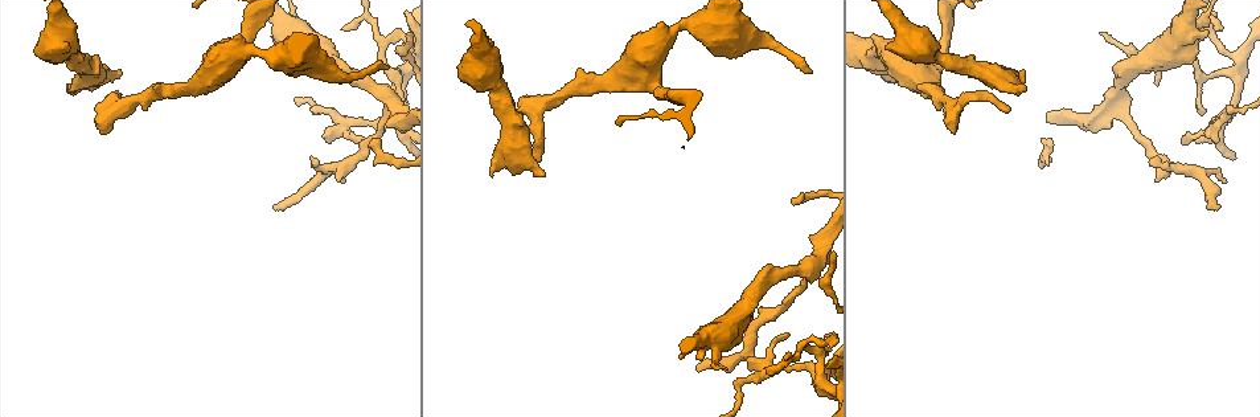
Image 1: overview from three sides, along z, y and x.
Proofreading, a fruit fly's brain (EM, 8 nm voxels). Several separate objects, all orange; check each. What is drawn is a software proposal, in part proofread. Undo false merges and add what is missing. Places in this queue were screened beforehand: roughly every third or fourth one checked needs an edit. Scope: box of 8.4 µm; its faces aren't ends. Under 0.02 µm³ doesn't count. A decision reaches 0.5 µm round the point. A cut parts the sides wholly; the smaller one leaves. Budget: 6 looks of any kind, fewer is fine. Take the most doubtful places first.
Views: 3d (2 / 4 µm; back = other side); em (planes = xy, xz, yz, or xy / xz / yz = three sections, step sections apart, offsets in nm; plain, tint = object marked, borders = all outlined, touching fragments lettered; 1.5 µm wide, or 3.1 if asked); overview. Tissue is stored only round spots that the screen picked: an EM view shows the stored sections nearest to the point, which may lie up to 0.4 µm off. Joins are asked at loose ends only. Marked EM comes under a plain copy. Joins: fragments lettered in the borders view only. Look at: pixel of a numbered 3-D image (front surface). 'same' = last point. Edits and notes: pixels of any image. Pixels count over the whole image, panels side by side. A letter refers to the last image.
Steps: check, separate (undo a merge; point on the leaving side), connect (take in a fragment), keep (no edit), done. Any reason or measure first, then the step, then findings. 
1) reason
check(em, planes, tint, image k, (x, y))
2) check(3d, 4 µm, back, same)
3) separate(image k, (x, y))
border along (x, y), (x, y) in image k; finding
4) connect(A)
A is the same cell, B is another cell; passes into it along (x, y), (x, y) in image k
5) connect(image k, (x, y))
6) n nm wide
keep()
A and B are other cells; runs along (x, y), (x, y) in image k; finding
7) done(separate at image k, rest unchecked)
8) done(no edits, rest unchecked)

branch stops here
check(3d, 2 µm, image 1, (387, 65))

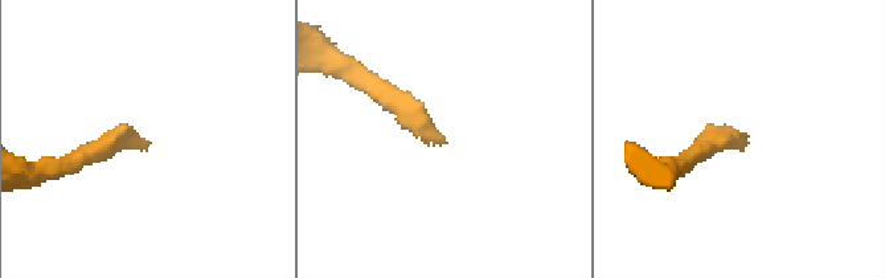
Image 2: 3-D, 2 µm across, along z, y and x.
need the tissue
check(em, xz, step 8, borders, image 2, (743, 144))

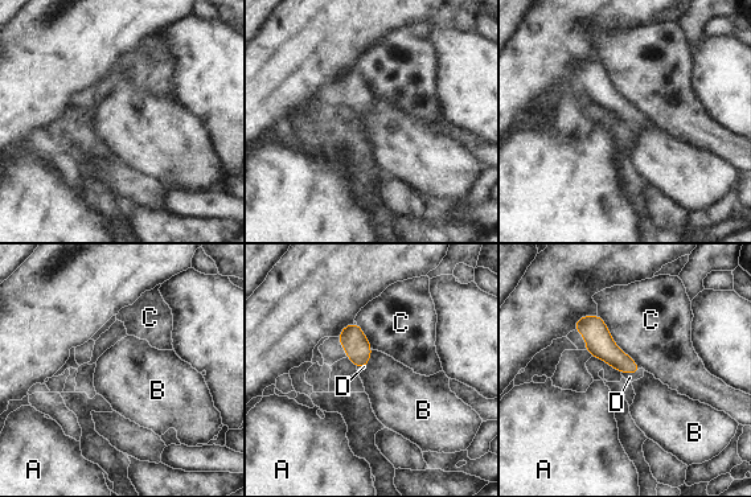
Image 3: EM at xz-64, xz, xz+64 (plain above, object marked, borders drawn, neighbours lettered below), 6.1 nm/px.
120 nm wide
connect(D)
D is the same cell, A, B and C are other cells; passes into it along (602, 345), (632, 373), (630, 377) in image 3; the neuron continues

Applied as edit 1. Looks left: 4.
check(overview)

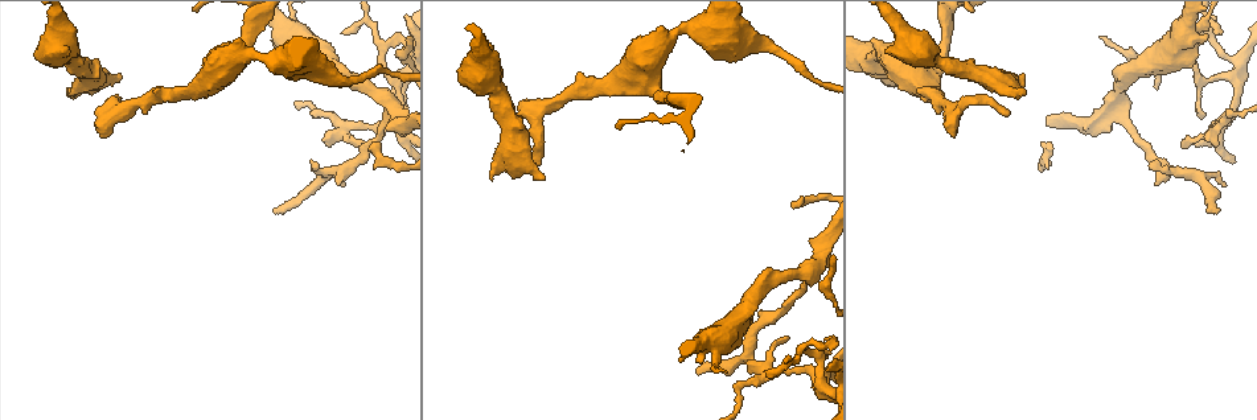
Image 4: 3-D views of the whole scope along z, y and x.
branch stops here
check(em, planes, borders, image 4, (696, 373))

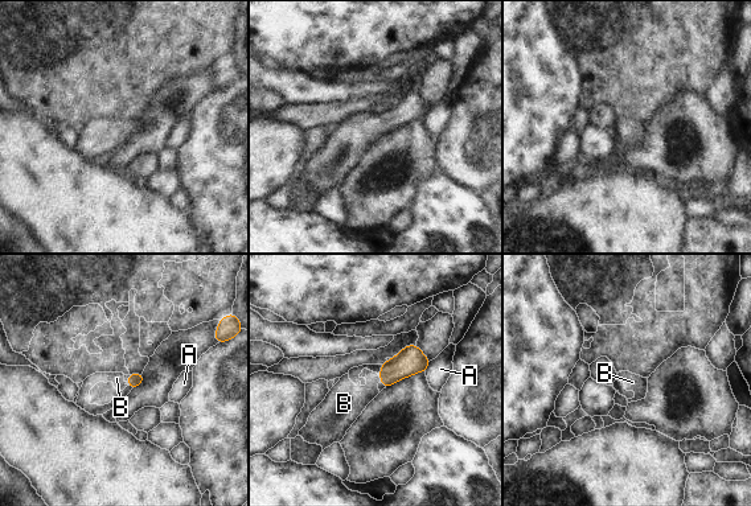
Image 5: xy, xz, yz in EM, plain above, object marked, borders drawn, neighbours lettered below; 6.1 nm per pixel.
connect(B)
B is the same cell, A is another cell; passes into it along (410, 361), (380, 379), (345, 402) in image 5; it goes on there

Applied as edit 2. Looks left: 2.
done(connect at image 3, connect at image 5, rest unchecked)

